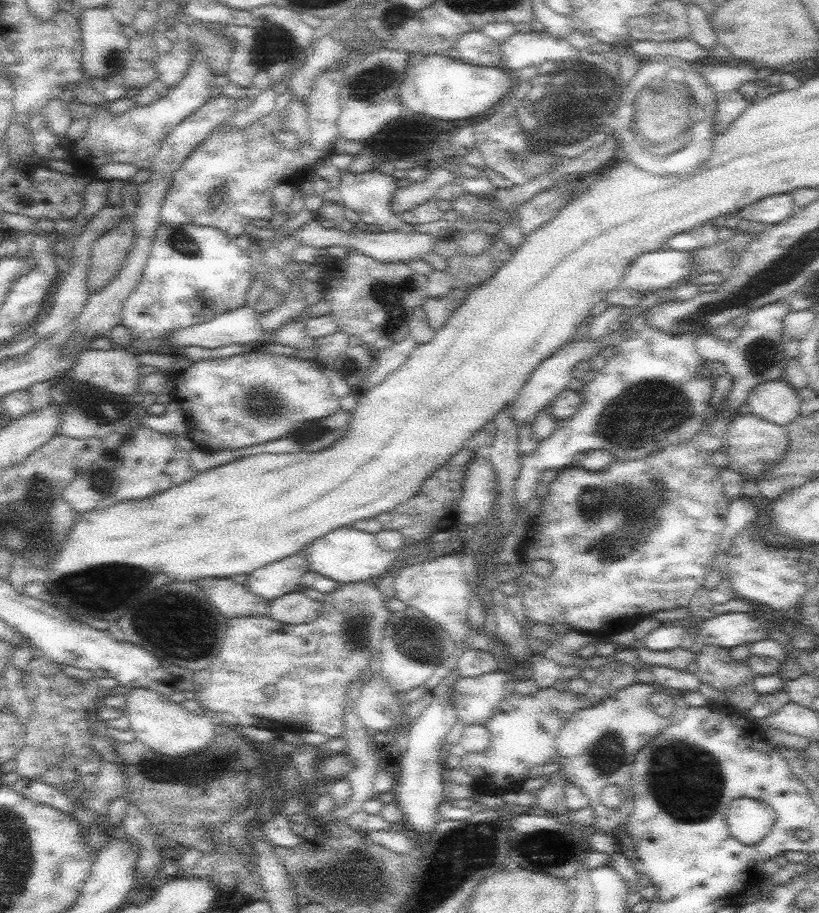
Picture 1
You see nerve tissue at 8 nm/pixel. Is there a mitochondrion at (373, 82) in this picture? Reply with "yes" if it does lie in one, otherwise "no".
yes

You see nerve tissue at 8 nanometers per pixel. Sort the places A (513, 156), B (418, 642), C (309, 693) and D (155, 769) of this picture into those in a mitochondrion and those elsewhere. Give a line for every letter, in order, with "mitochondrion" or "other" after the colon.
A: mitochondrion
B: mitochondrion
C: other
D: mitochondrion

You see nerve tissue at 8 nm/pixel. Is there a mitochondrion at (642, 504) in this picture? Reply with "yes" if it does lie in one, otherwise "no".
yes

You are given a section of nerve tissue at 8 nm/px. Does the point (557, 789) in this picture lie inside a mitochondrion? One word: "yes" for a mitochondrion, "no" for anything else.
no

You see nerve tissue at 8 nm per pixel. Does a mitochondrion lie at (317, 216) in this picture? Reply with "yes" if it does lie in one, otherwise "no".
no

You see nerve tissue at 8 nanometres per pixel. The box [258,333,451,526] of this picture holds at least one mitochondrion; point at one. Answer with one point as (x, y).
(310, 432)

